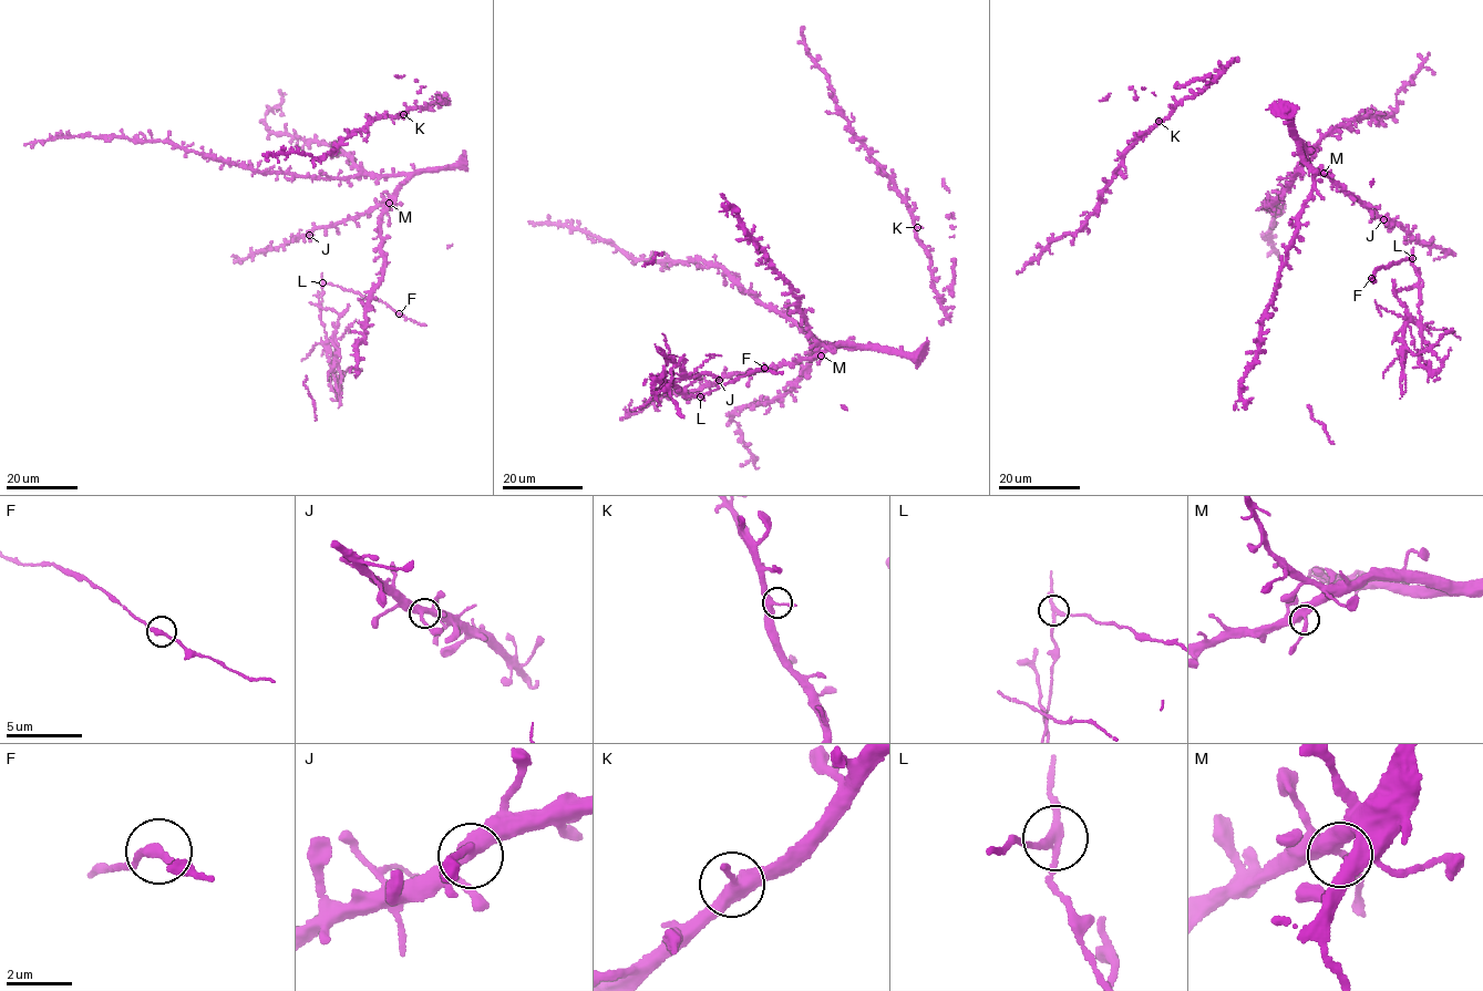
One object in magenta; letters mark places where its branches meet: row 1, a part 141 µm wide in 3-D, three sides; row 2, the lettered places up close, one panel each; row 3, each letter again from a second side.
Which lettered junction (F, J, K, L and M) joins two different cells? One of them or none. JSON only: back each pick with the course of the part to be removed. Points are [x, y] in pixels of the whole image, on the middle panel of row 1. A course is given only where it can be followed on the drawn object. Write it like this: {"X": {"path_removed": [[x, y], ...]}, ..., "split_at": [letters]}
{"split_at": ["L"]}

